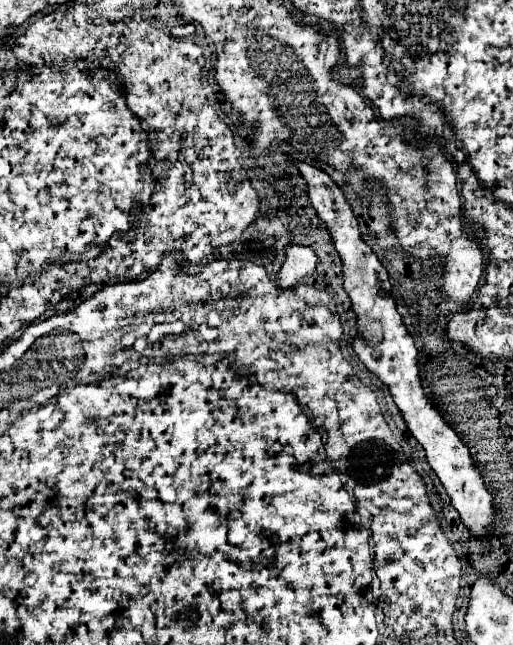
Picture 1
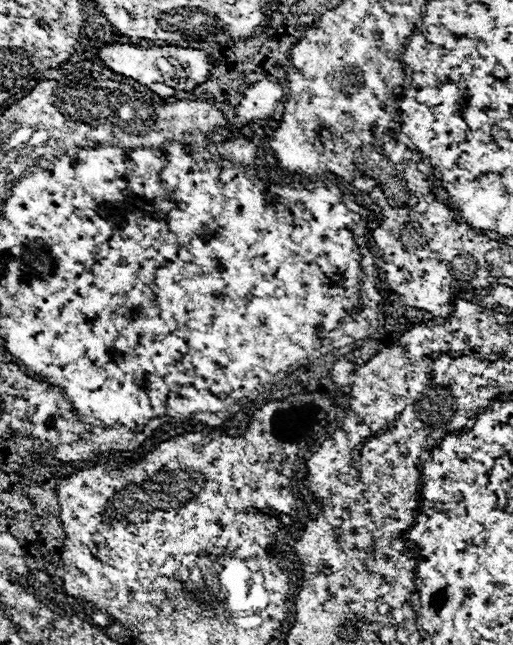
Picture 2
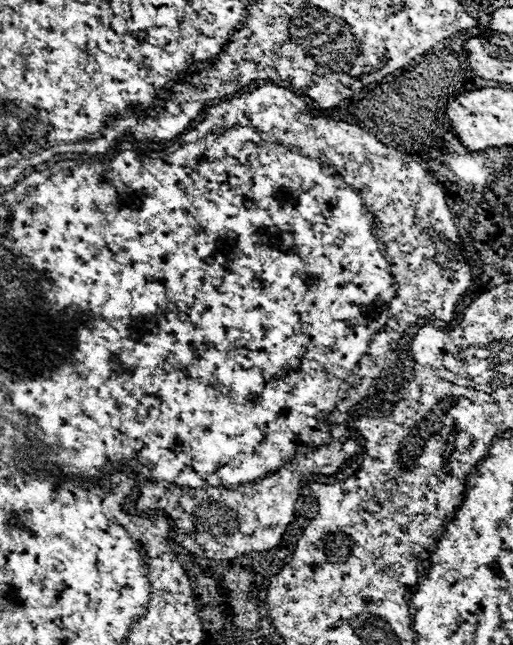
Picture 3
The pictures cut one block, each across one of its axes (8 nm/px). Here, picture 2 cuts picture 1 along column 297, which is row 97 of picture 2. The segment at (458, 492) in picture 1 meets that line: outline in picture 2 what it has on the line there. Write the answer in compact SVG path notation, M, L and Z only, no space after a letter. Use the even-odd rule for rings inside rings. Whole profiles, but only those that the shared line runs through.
M112 42L102 48L98 48L98 58L106 68L110 68L114 74L120 74L124 78L132 78L144 86L148 86L152 92L156 92L160 98L174 96L176 90L192 90L194 86L206 82L208 72L212 68L212 60L202 50L194 48L178 48L178 46L152 46L152 48L140 48L134 44L124 42Z

